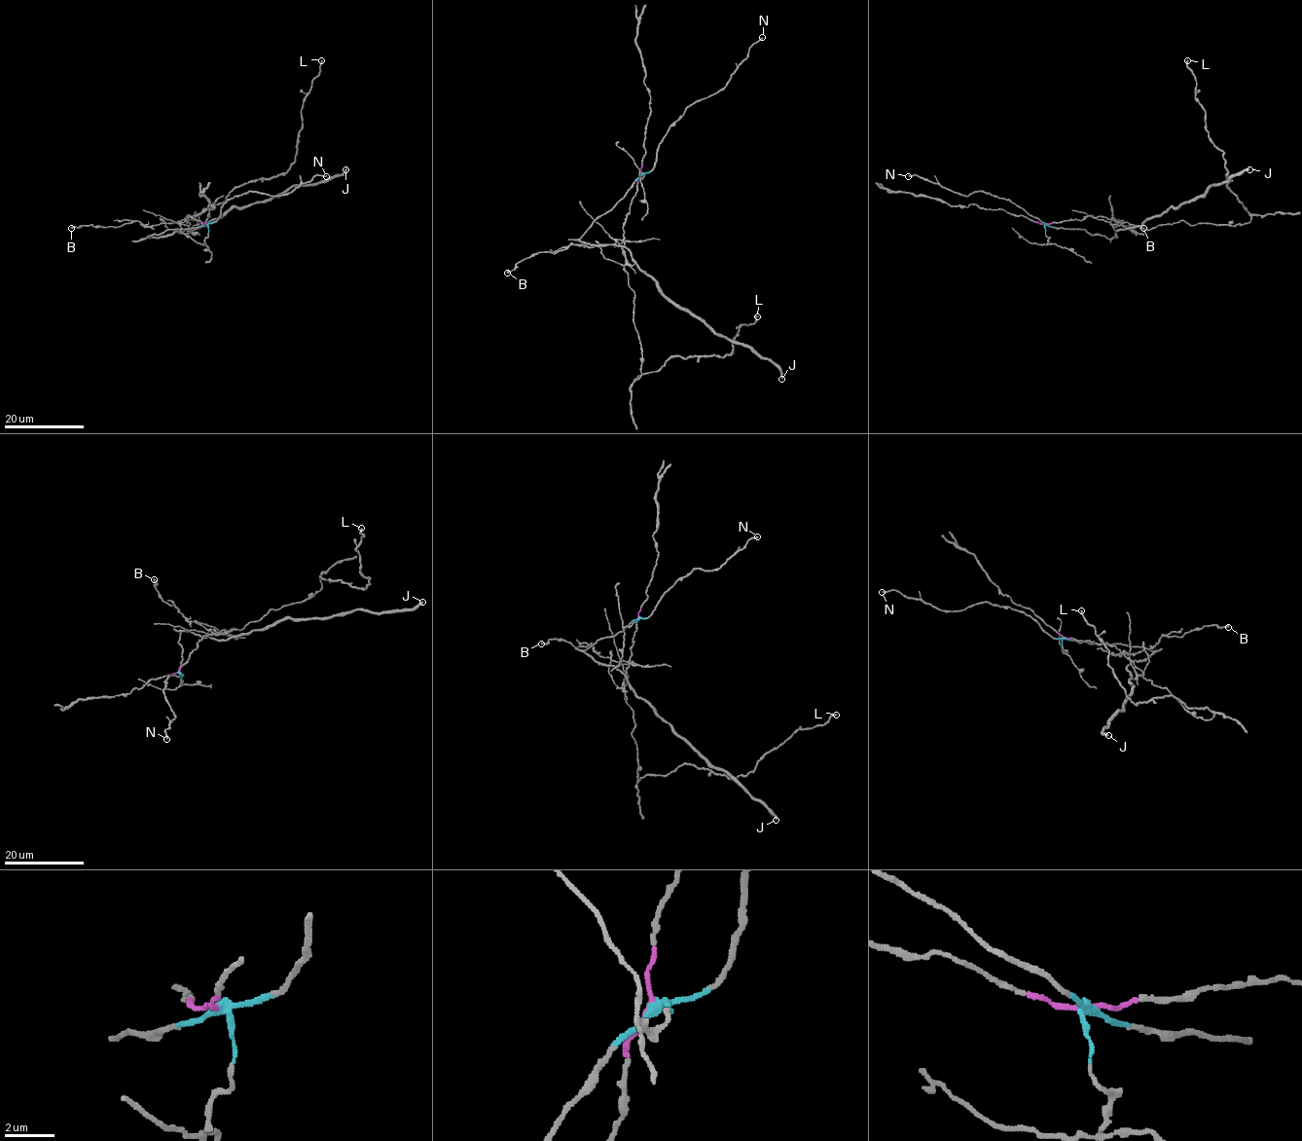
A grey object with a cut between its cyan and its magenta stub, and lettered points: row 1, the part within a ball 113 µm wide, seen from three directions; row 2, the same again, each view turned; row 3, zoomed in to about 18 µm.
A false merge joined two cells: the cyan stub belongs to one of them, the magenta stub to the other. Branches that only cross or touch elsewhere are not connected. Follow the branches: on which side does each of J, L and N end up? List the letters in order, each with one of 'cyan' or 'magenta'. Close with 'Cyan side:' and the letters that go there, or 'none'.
J: cyan
L: magenta
N: cyan
Cyan side: J, N

